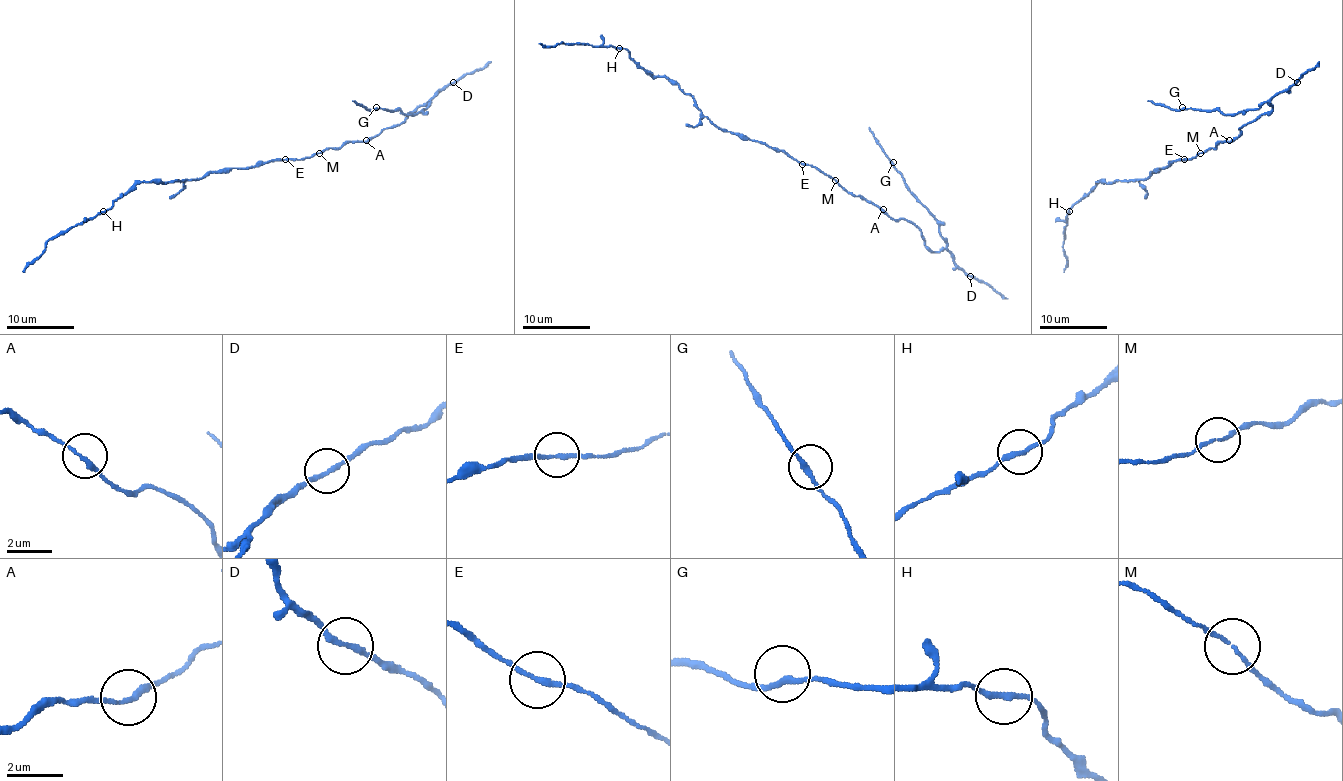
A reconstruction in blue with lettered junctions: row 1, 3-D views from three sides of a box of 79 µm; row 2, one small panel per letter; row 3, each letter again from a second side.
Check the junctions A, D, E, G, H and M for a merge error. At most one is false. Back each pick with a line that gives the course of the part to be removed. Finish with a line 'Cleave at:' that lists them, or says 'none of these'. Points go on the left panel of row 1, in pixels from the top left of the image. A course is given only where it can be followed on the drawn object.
Cleave at: none of these

